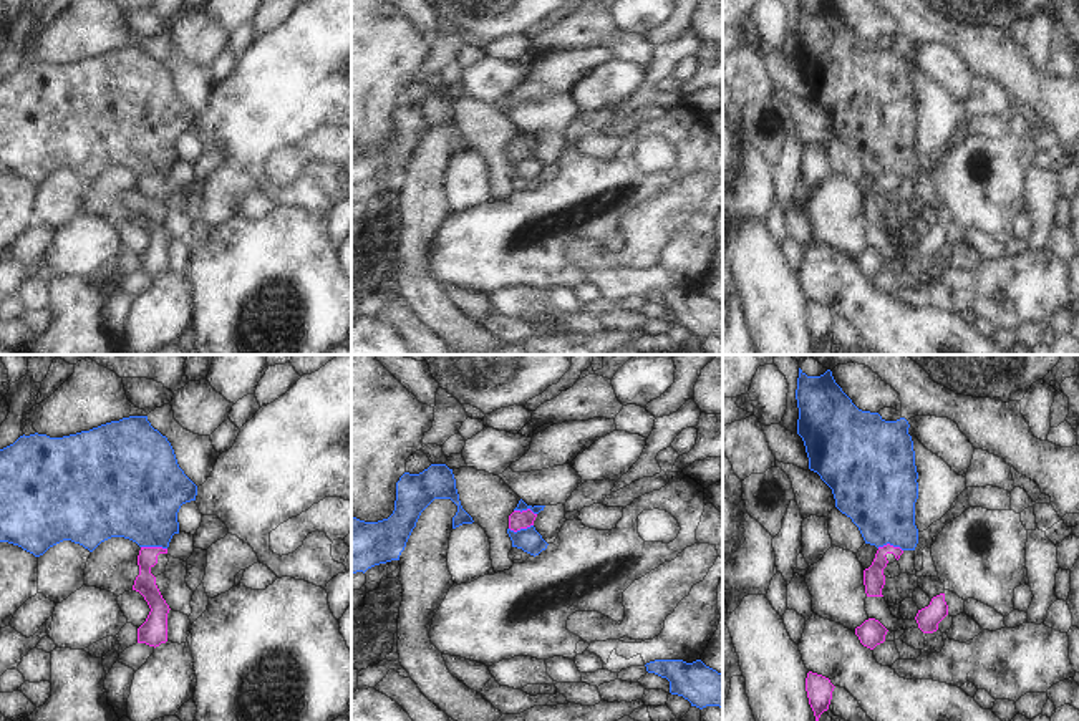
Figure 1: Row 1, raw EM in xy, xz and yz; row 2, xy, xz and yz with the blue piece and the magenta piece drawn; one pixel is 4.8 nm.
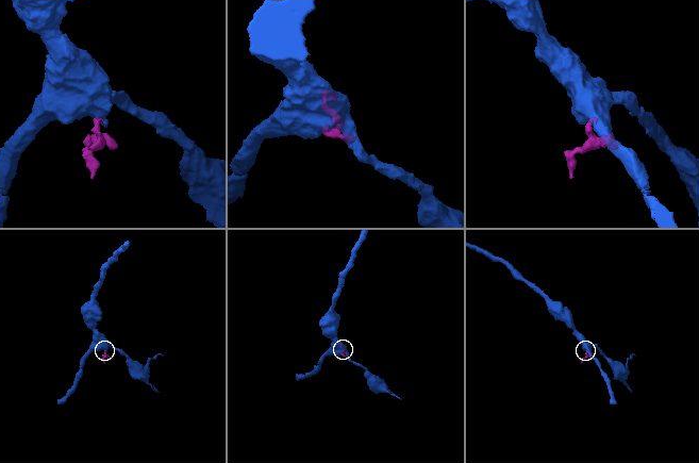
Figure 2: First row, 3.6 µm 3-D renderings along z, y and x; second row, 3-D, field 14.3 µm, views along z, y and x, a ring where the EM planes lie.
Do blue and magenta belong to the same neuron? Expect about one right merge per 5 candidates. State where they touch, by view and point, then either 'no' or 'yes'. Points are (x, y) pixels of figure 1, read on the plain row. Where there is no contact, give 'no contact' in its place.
meets blue in xy at (154, 174); no

